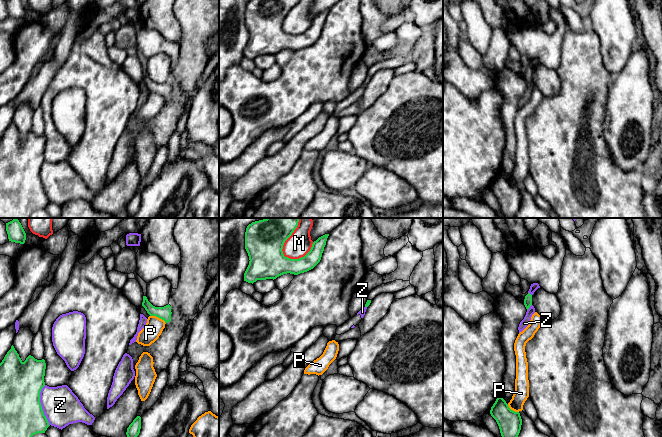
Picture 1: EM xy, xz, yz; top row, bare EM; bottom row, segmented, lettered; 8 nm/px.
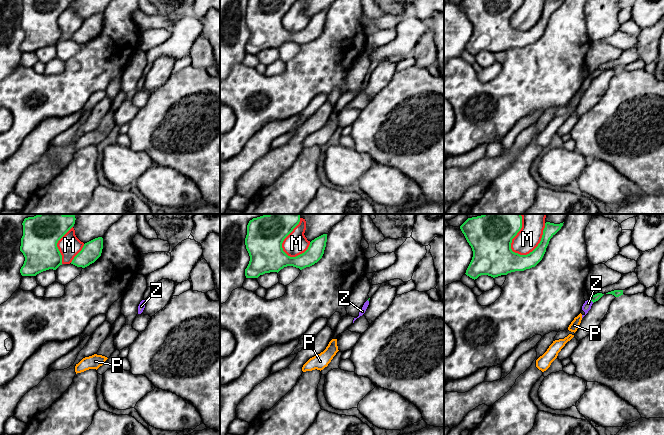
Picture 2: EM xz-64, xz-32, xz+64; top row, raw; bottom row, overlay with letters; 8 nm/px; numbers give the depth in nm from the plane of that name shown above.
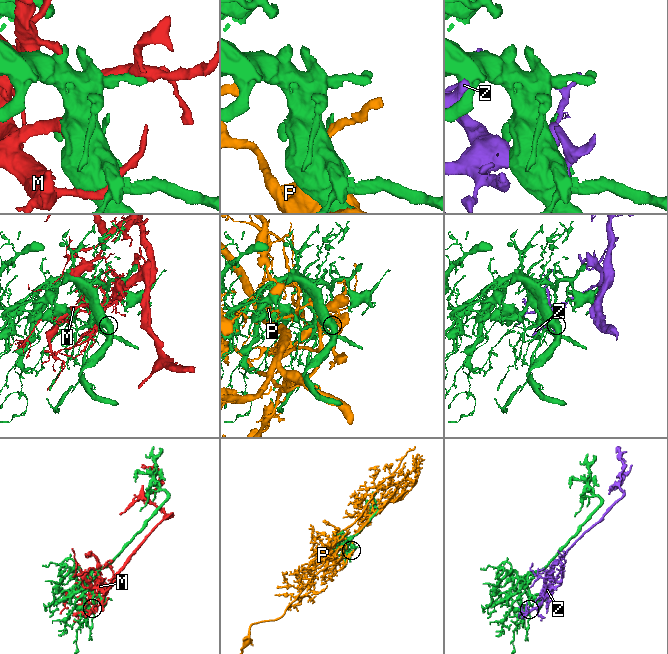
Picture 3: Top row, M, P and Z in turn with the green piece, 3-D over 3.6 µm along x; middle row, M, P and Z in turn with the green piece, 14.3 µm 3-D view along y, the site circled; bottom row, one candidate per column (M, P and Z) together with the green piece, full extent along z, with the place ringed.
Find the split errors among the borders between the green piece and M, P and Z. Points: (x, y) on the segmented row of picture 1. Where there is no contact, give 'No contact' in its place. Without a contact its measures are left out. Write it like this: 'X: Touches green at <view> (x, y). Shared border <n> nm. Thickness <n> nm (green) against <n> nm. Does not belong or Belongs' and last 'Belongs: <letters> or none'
M: Touches green at xz (286, 239). Shared border 340 nm. Thickness 320 nm (green) against 190 nm. Does not belong
P: Touches green at xy (158, 317). Shared border 140 nm. Thickness 110 nm (green) against 150 nm. Does not belong
Z: Touches green at xy (40, 405). Shared border 340 nm. Thickness 360 nm (green) against 300 nm. Does not belong
Belongs: none

